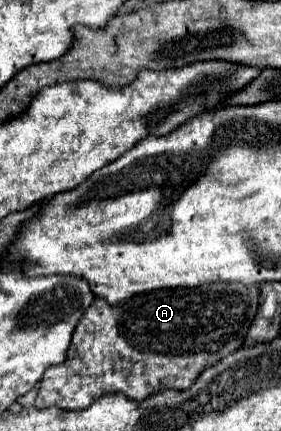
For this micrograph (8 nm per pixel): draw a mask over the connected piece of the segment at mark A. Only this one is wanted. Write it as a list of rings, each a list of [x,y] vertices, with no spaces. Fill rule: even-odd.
[[[212,283],[194,289],[176,287],[152,291],[118,307],[108,305],[104,299],[94,299],[74,329],[66,361],[46,369],[36,397],[36,407],[86,409],[110,393],[122,393],[132,401],[144,401],[148,395],[164,389],[182,391],[192,387],[206,367],[214,367],[226,355],[240,349],[244,335],[256,317],[258,295],[258,285],[246,287],[242,283]]]

